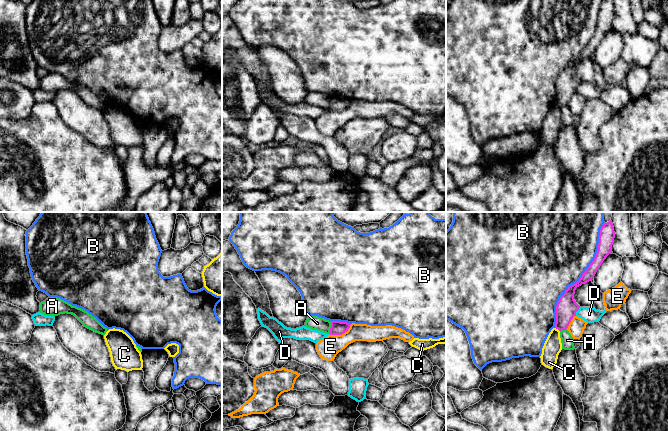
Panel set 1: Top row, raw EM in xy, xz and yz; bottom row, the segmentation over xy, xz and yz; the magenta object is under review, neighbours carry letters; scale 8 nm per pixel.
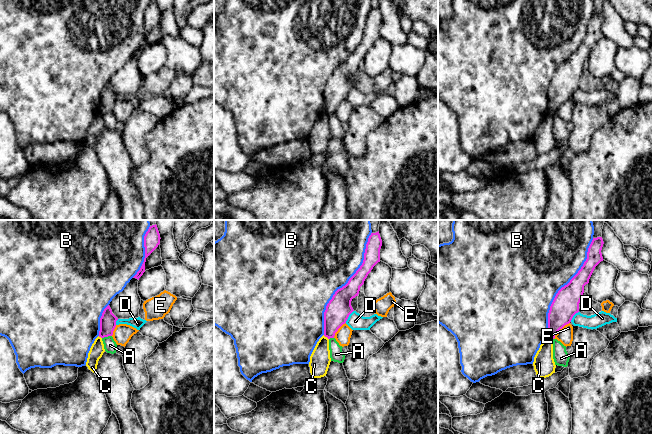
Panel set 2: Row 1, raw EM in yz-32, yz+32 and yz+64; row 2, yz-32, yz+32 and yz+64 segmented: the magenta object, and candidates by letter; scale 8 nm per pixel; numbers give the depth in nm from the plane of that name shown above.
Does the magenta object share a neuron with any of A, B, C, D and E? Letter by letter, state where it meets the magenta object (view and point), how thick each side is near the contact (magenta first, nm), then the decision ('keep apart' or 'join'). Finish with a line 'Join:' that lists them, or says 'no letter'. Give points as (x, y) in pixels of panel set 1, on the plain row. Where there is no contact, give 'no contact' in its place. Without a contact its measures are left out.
A: meets magenta in xz at (330, 104); 110 nm thick on the magenta side, 110 nm on the other; keep apart
B: meets magenta in yz at (581, 53); 140 nm thick on the magenta side, 480 nm on the other; keep apart
C: meets magenta in yz at (557, 104); 170 nm thick on the magenta side, 150 nm on the other; keep apart
D: meets magenta in yz at (577, 86); 170 nm thick on the magenta side, 130 nm on the other; keep apart
E: meets magenta in xz at (341, 110); 110 nm thick on the magenta side, 170 nm on the other; keep apart
Join: no letter

